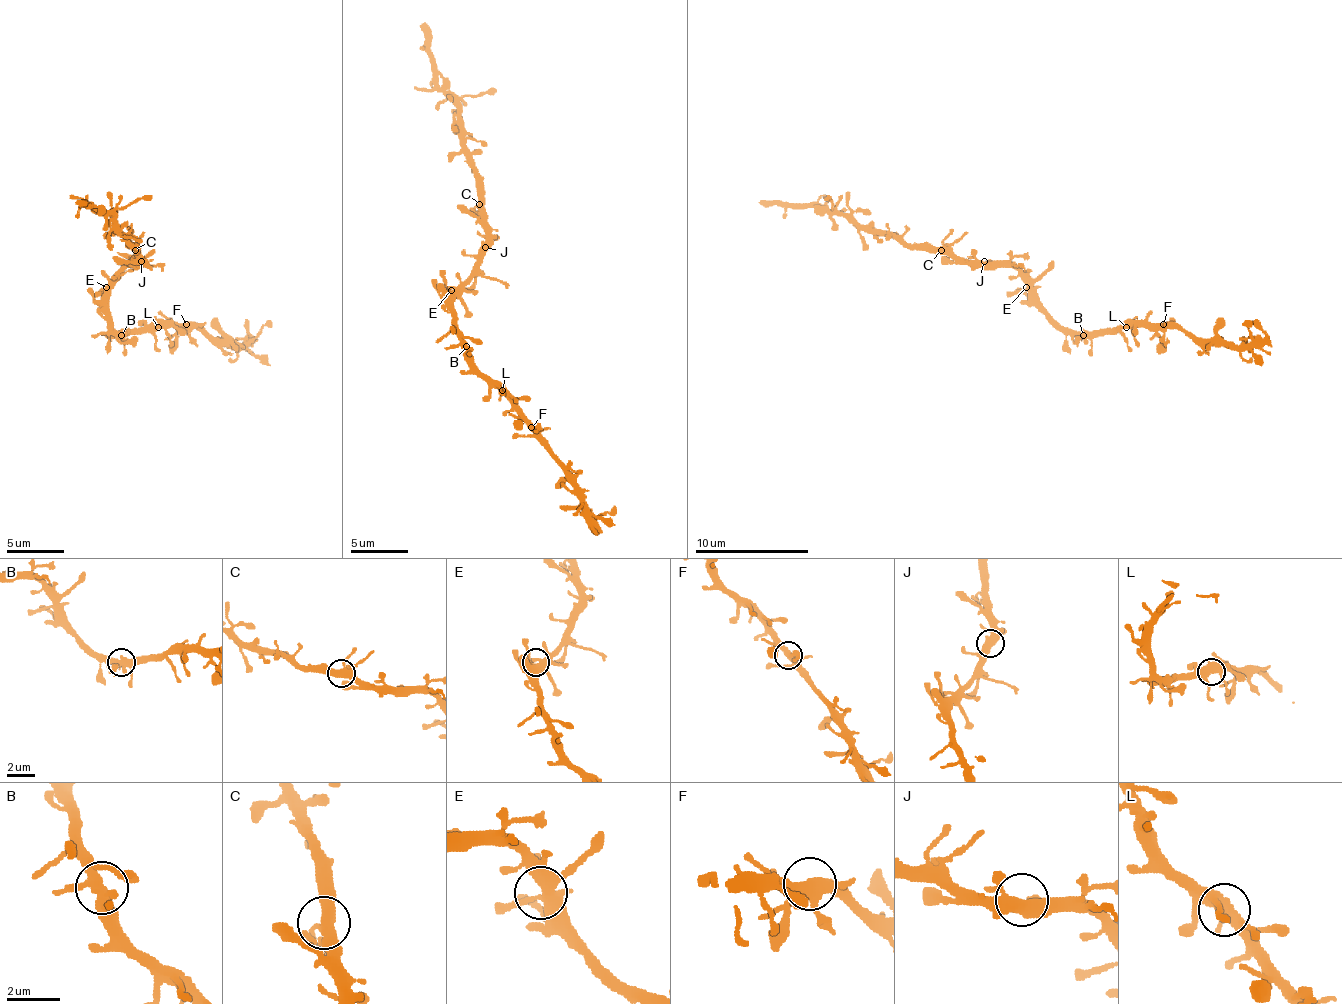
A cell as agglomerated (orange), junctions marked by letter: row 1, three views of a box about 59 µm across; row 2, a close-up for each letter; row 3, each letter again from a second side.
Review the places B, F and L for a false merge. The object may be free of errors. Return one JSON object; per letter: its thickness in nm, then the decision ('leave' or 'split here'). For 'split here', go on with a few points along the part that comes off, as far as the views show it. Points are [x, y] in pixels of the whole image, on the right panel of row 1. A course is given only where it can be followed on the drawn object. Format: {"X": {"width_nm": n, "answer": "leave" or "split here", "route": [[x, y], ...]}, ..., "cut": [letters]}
{"B": {"width_nm": 400, "answer": "leave"}, "F": {"width_nm": 400, "answer": "leave"}, "L": {"width_nm": 420, "answer": "leave"}, "cut": []}

